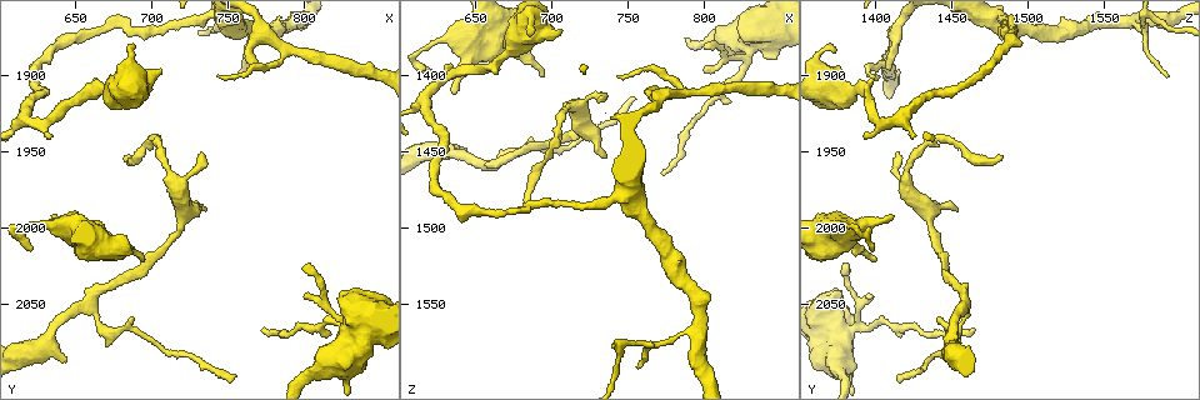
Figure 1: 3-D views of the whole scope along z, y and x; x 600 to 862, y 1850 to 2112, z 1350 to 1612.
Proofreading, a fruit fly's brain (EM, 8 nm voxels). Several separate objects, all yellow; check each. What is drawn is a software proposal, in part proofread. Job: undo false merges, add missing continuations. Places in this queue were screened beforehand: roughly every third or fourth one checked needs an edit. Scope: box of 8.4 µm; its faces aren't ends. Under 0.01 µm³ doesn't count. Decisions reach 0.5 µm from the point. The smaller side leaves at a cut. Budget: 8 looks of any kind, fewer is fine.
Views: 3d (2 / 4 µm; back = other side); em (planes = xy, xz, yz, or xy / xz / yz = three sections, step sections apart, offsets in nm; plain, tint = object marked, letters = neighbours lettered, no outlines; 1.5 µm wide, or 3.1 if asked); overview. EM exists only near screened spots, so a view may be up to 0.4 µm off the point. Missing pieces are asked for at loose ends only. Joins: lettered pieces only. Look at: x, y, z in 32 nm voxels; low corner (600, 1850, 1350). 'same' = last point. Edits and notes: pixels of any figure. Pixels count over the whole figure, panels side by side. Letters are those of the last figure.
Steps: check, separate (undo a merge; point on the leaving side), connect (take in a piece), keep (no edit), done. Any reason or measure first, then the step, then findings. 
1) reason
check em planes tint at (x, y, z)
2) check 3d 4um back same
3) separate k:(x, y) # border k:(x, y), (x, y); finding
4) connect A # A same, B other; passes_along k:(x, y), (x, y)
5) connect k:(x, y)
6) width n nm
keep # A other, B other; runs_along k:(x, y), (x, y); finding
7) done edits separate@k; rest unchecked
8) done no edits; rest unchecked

an open end
check 3d 4um at (694, 2022, 1400)

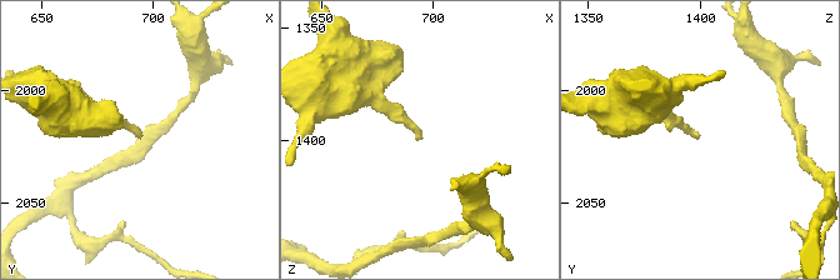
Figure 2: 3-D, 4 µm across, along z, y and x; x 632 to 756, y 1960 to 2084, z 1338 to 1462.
check em yz step 4 tint at (692, 2020, 1400)

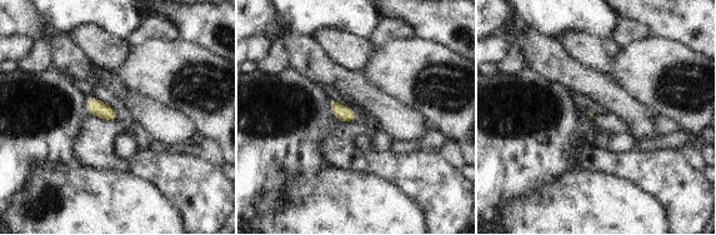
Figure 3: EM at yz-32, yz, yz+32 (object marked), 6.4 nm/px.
check em planes letters same

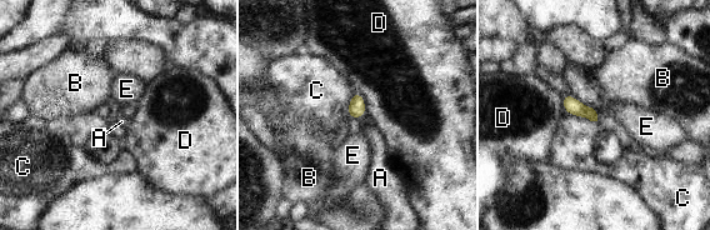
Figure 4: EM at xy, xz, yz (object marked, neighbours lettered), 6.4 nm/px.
connect A # A same, B other, C other, D other, E other; it goes on there

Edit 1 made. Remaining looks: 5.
calibre changes
check em planes letters at (828, 2068, 1384)

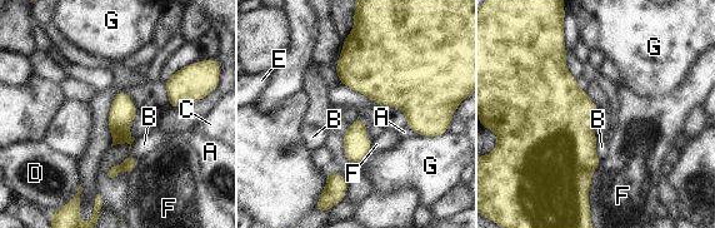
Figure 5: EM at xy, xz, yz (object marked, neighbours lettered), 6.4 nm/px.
keep # A other, B other, C other, D other, E other, F other, G other; continuous, no second neuron

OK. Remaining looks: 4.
check 3d 4um at (628, 2000, 1376)

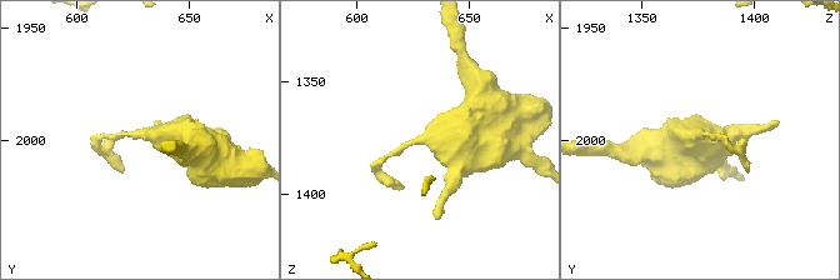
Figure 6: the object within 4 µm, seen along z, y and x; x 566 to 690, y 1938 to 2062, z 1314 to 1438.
check em yz step 8 tint at (626, 1998, 1377)

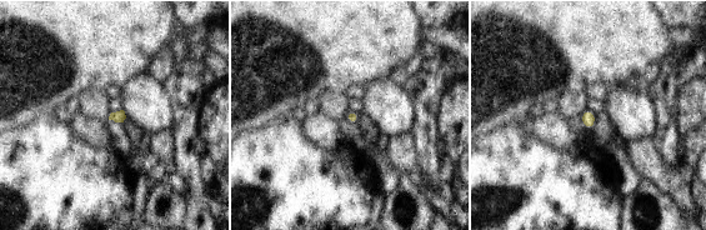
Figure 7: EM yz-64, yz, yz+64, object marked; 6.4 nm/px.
check em planes letters same

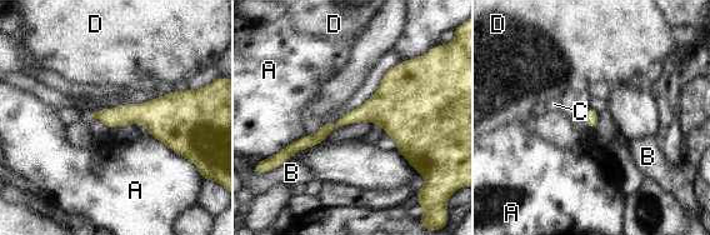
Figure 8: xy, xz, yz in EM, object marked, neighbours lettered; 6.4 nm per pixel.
keep # A other, B other, C other, D other; border 8:(150, 135), (189, 161); all the same neuron

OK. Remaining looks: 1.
done edits connect@4; rest unchecked

